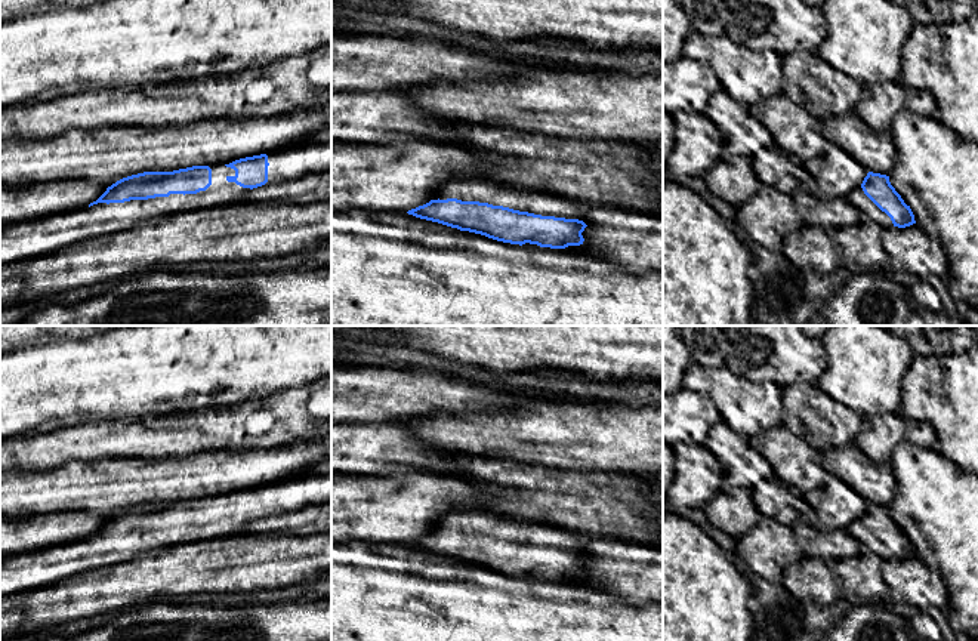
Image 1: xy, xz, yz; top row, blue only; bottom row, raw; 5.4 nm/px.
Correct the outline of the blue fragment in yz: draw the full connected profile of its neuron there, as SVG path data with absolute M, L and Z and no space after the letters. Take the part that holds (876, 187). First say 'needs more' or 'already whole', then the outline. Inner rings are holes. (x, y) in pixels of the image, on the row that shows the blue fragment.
needs more | M869 172L863 184L846 198L863 219L873 221L882 228L906 228L914 215L889 182L889 176Z

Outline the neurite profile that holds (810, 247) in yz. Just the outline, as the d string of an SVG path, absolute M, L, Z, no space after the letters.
M802 225L783 244L784 256L802 272L836 272L842 252L836 241L817 225Z

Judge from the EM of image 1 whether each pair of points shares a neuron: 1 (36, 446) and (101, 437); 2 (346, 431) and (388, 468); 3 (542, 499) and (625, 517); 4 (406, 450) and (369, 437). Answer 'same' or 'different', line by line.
1: same
2: same
3: same
4: same

